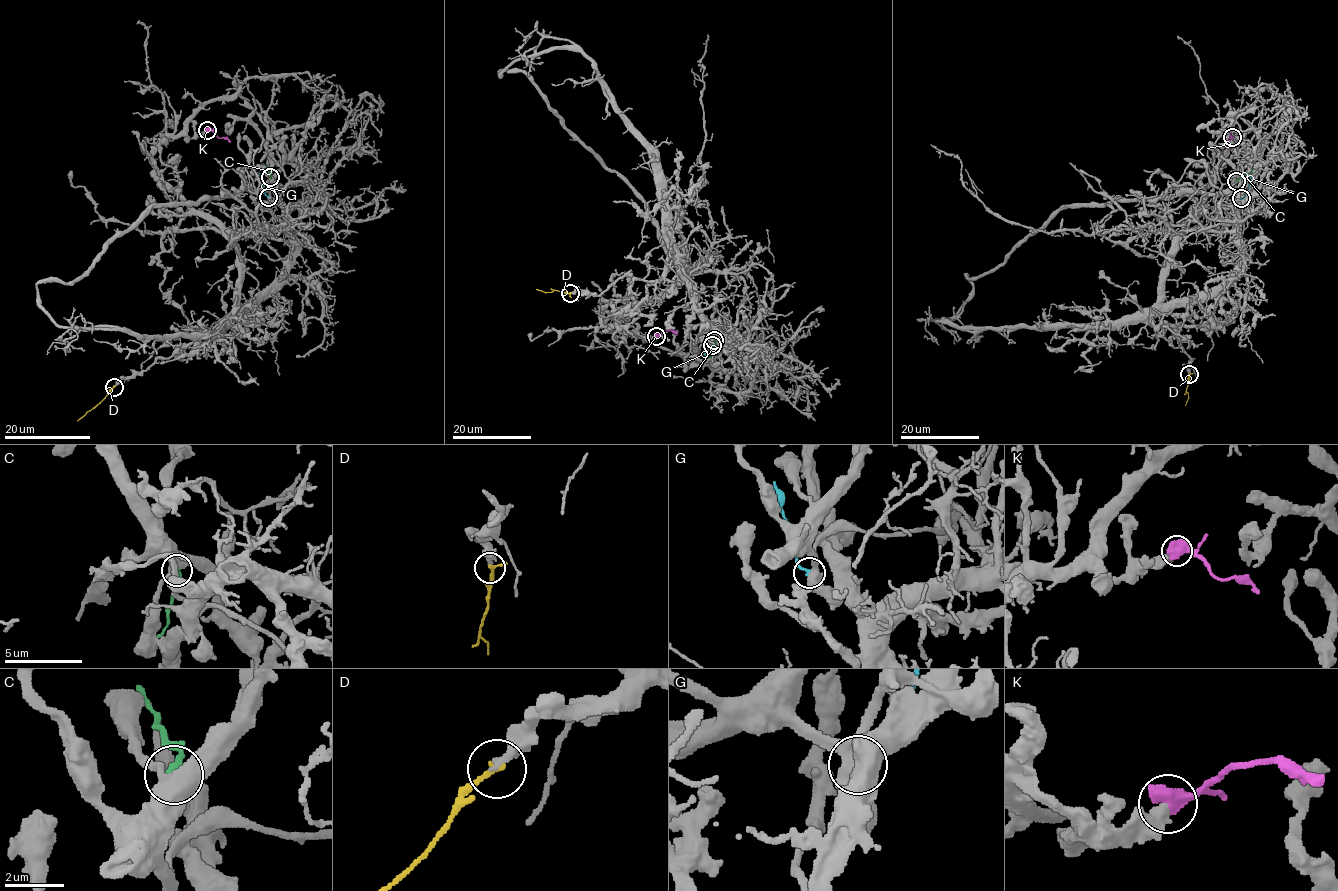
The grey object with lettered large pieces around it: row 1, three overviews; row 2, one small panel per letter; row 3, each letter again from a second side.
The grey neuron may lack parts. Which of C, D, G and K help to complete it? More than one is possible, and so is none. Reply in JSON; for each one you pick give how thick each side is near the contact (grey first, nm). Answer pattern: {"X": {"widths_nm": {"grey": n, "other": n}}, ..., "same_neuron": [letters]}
{"K": {"widths_nm": {"grey": 480, "other": 800}}, "same_neuron": ["K"]}

